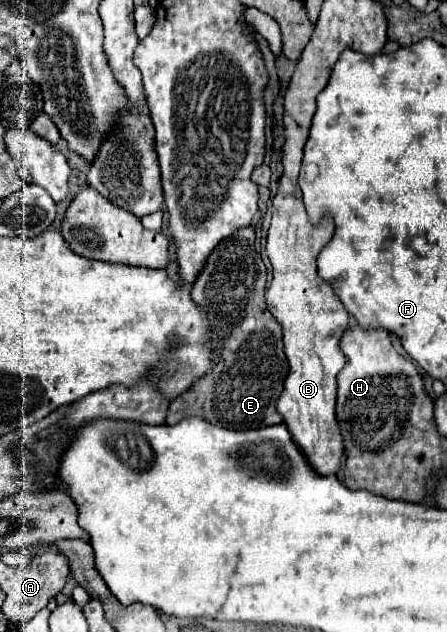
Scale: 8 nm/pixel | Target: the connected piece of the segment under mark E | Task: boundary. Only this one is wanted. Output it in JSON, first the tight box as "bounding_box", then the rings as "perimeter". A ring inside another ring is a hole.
{"bounding_box":[166,226,288,430],"perimeter":[[[252,226],[240,228],[230,238],[224,238],[216,250],[208,256],[204,264],[204,272],[198,274],[196,282],[192,284],[192,298],[200,306],[206,308],[210,326],[212,326],[212,352],[214,352],[214,370],[194,382],[194,386],[182,394],[180,398],[172,400],[168,406],[166,424],[176,424],[186,416],[200,416],[208,422],[214,422],[224,428],[232,430],[248,430],[248,428],[266,428],[282,422],[282,416],[276,410],[276,400],[282,394],[284,380],[288,374],[288,360],[282,350],[282,328],[276,318],[268,312],[264,302],[266,290],[266,266],[256,252],[256,234]]]}

